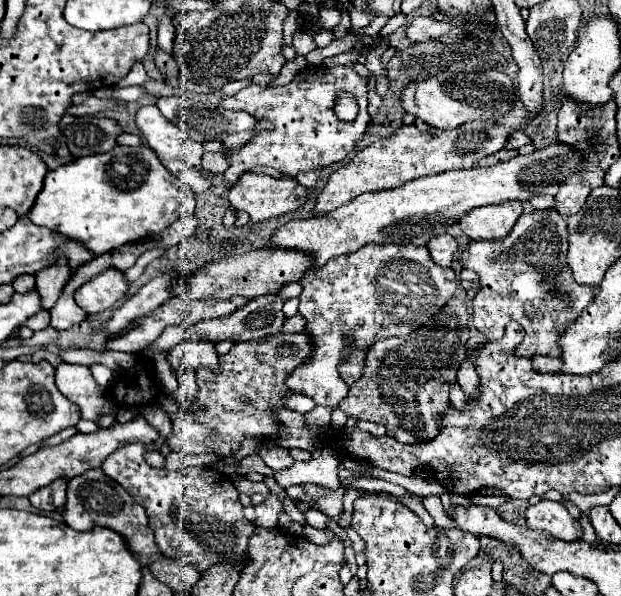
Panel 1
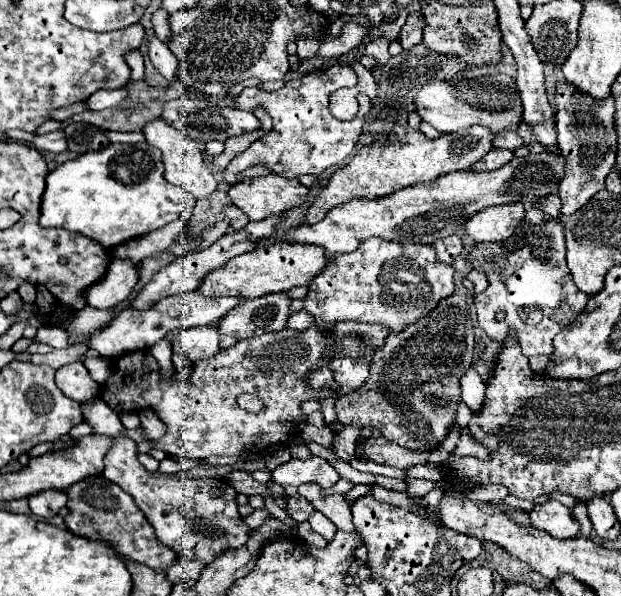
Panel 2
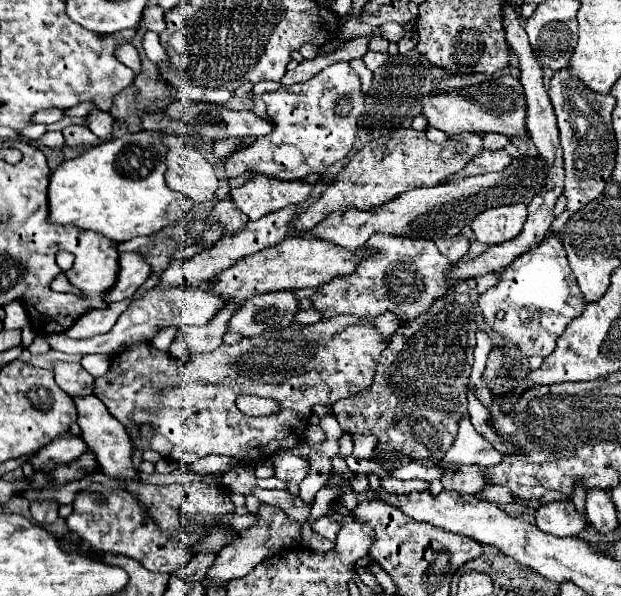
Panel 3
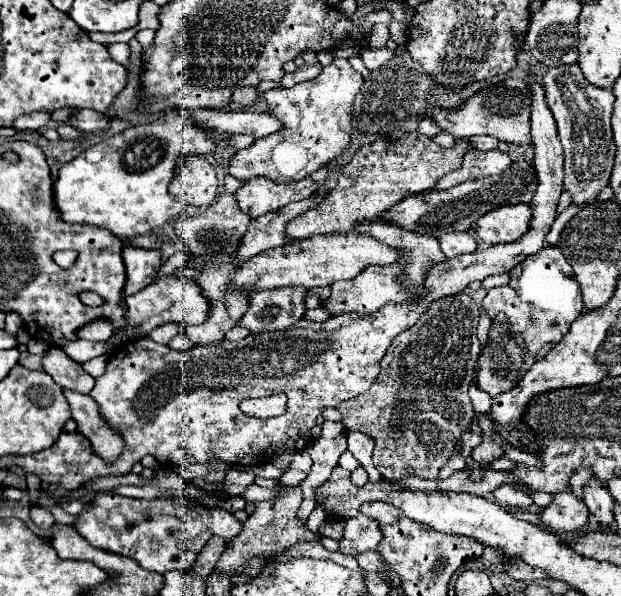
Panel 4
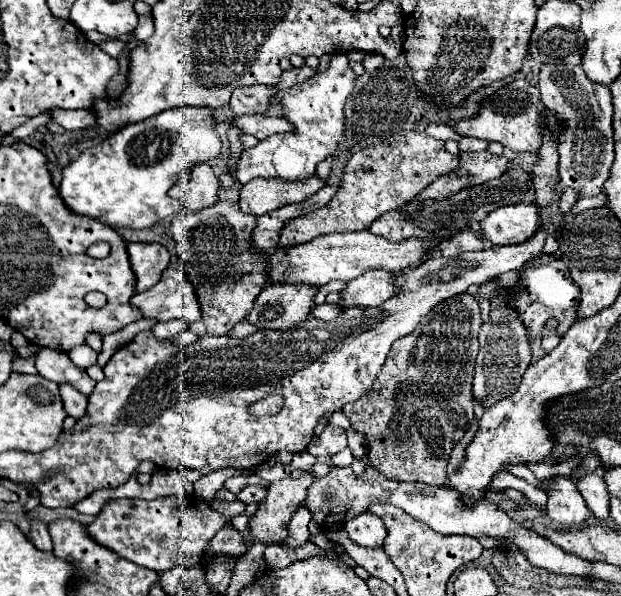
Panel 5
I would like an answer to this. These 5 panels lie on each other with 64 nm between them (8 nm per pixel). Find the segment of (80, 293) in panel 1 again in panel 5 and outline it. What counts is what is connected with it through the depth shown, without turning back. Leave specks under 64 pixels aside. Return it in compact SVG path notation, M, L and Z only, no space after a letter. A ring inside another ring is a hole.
M130 242L128 254L130 254L132 270L138 280L136 282L138 292L152 288L170 264L168 250L158 242L148 242L148 244L146 242Z

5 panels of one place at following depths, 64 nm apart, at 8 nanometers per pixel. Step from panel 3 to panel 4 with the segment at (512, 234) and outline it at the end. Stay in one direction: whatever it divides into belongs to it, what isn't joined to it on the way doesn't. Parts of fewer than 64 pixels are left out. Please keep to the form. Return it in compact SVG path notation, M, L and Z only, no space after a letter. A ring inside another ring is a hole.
M528 204L496 208L476 222L476 236L488 244L516 242L530 228L532 212Z

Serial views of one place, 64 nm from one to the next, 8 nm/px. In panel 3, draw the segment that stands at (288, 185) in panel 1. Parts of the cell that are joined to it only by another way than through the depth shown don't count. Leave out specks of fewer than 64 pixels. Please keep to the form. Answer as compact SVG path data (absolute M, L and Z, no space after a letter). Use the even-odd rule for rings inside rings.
M254 176L244 186L230 192L236 206L250 218L258 220L270 212L286 208L290 204L304 202L312 192L308 182L282 182L268 176Z

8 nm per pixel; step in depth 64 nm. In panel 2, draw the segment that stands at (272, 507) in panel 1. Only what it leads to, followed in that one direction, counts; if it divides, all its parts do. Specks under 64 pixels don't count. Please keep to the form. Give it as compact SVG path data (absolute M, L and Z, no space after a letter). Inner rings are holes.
M252 510L252 514L242 516L244 524L248 524L248 528L252 528L252 530L258 528L266 518L268 518L268 510Z

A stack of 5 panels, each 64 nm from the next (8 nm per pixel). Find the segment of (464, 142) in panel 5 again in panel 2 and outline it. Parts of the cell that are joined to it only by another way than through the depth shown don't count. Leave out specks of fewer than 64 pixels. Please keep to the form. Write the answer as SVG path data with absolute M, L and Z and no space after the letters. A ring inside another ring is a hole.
M506 132L506 134L494 134L492 144L494 144L494 148L508 148L508 150L512 150L512 148L518 148L522 142L520 142L516 132Z

